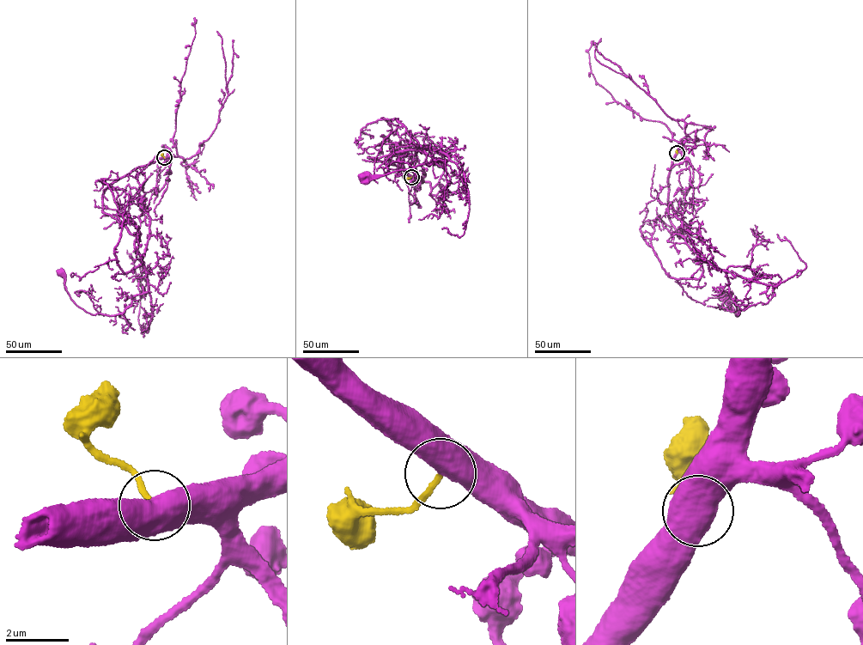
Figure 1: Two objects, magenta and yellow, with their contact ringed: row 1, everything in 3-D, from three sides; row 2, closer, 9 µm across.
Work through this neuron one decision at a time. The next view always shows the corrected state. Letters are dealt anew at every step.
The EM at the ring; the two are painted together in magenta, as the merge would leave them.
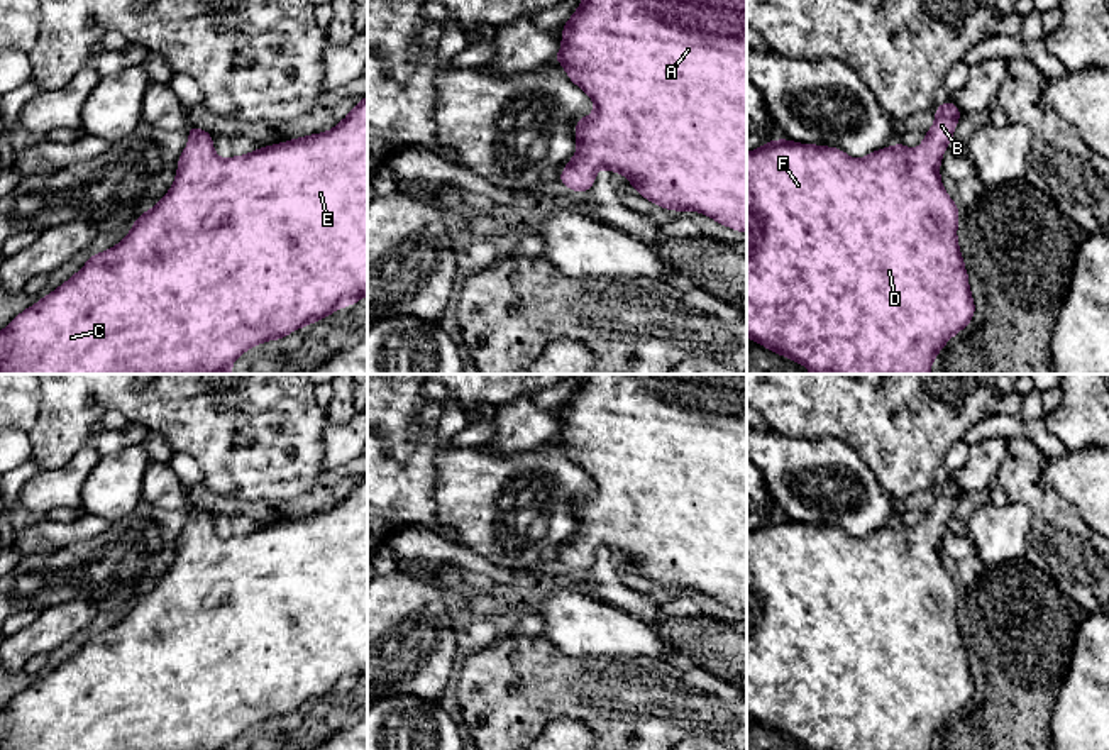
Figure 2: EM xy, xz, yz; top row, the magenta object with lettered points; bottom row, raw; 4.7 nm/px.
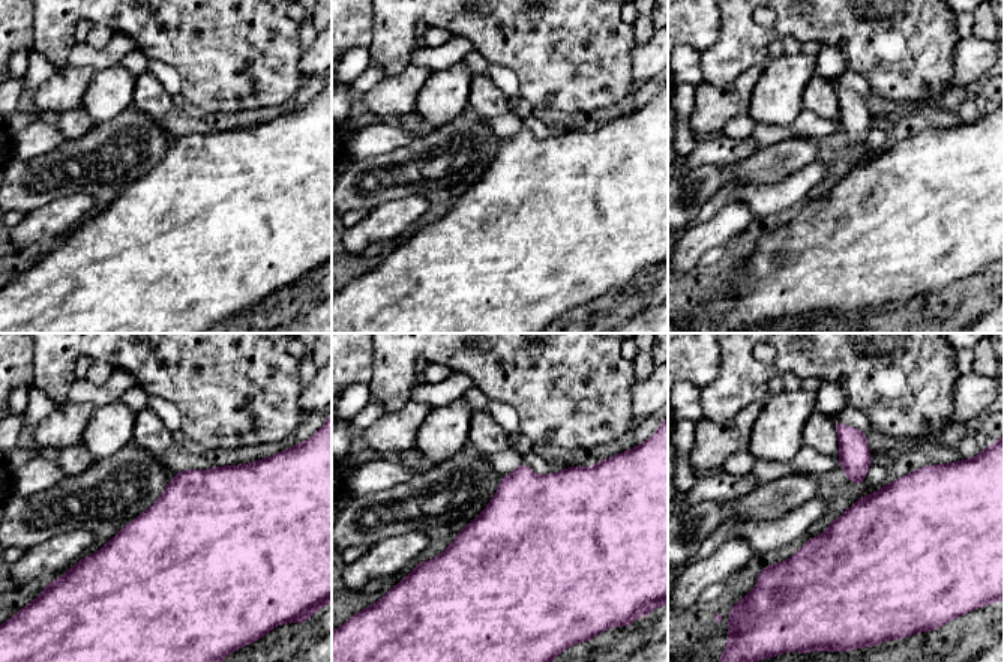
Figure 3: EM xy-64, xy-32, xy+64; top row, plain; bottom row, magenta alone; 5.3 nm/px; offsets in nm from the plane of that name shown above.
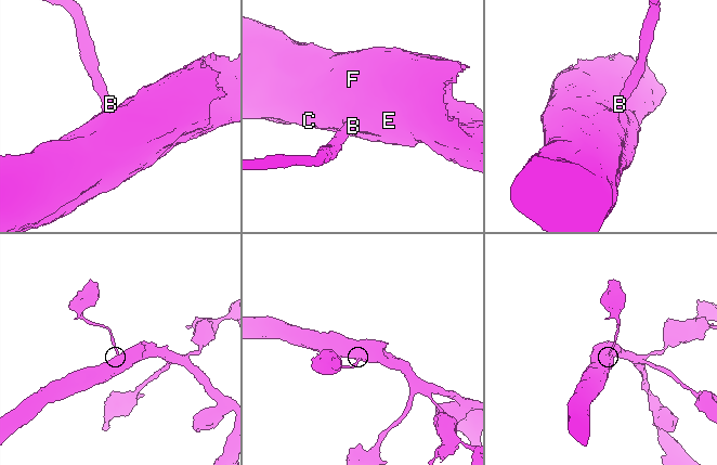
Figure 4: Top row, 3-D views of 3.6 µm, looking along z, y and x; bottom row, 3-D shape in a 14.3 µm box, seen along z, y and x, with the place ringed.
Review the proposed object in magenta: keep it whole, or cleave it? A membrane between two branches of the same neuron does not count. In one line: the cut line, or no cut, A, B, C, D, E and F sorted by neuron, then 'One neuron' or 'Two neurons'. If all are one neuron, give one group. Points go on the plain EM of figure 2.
No split. Groups: A B C D E F. One neuron

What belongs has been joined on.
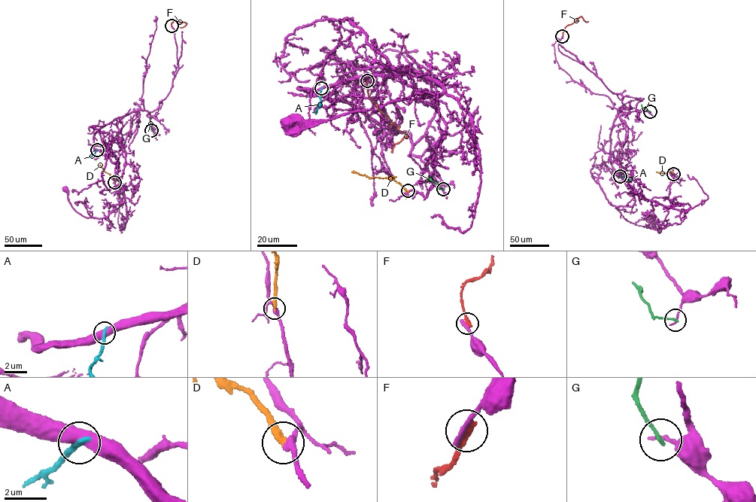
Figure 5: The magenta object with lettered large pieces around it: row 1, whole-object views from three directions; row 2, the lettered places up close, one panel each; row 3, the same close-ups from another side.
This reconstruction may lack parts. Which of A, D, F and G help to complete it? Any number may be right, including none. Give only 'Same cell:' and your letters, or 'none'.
Same cell: D

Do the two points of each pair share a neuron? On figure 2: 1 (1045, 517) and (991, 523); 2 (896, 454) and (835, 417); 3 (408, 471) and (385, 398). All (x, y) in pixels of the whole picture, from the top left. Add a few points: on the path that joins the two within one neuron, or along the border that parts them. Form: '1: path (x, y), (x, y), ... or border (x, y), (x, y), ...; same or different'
1: border (1009, 501), (1030, 512), (1023, 557); different
2: path (881, 439), (859, 417), (850, 417); same
3: path (395, 452), (386, 444), (385, 417); same

